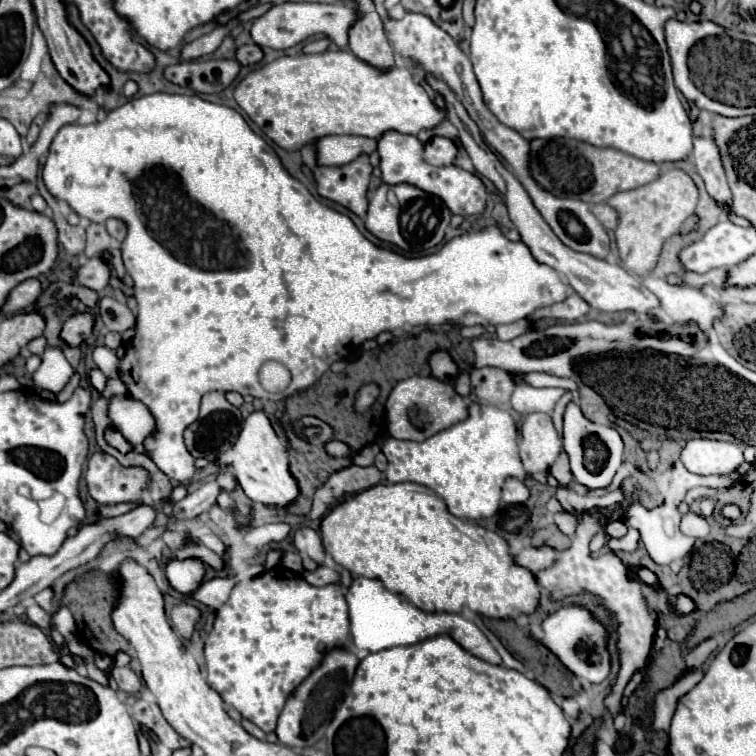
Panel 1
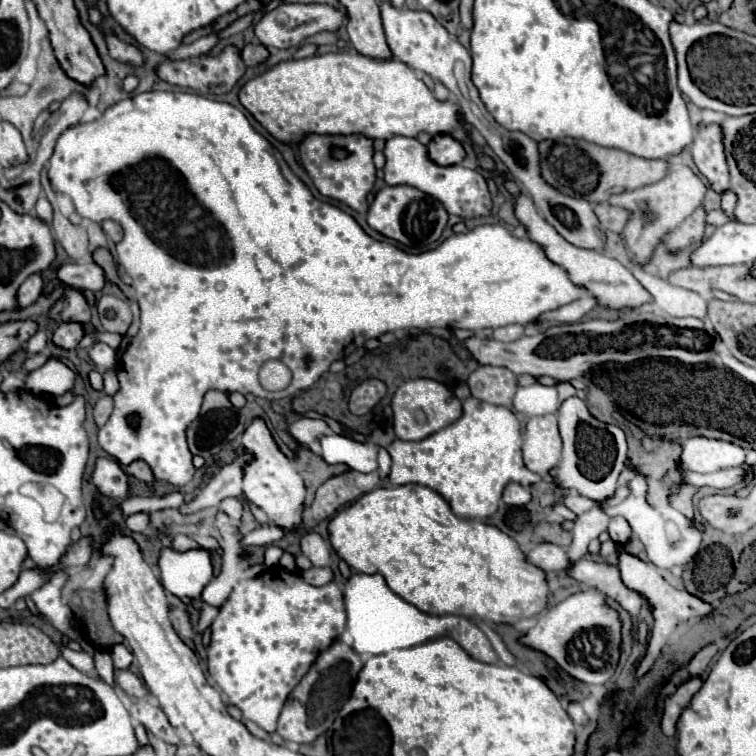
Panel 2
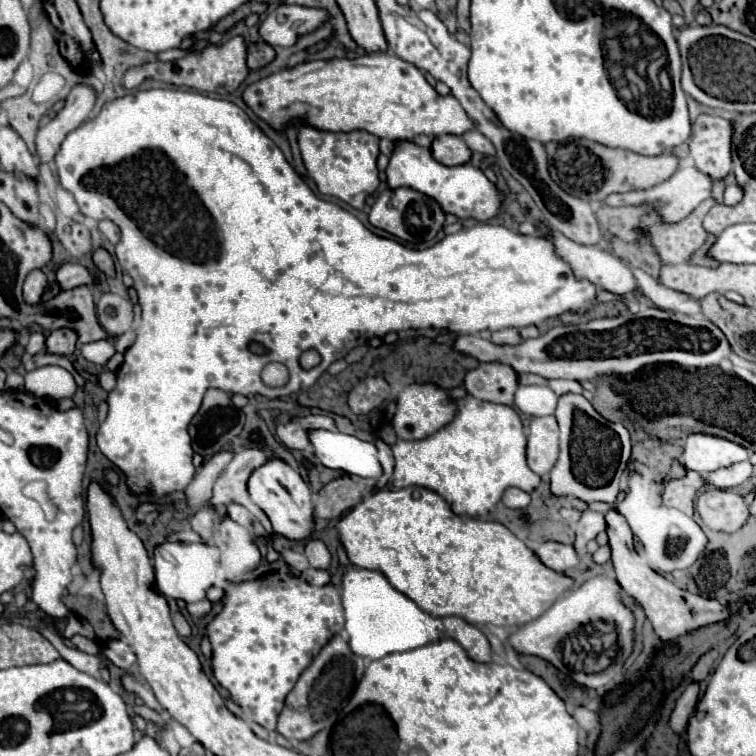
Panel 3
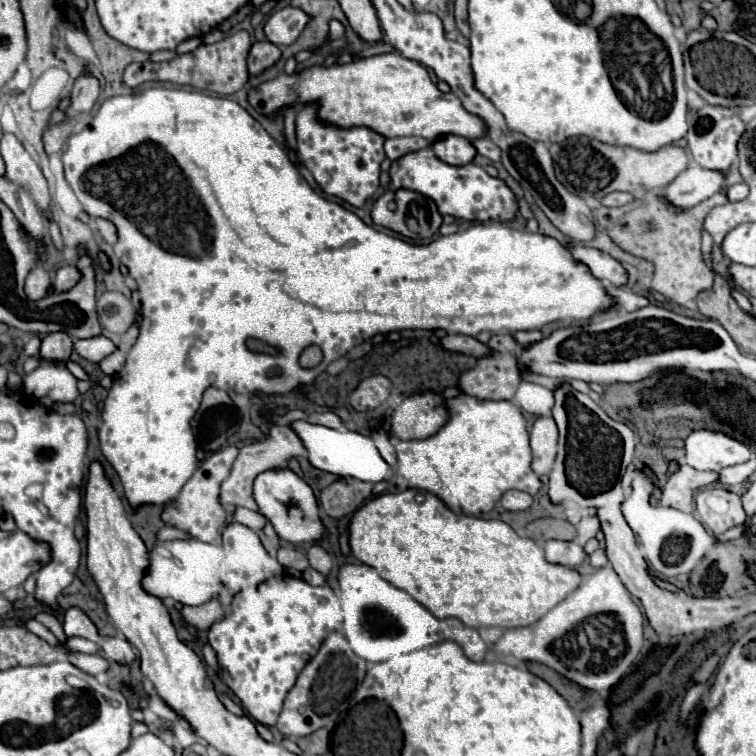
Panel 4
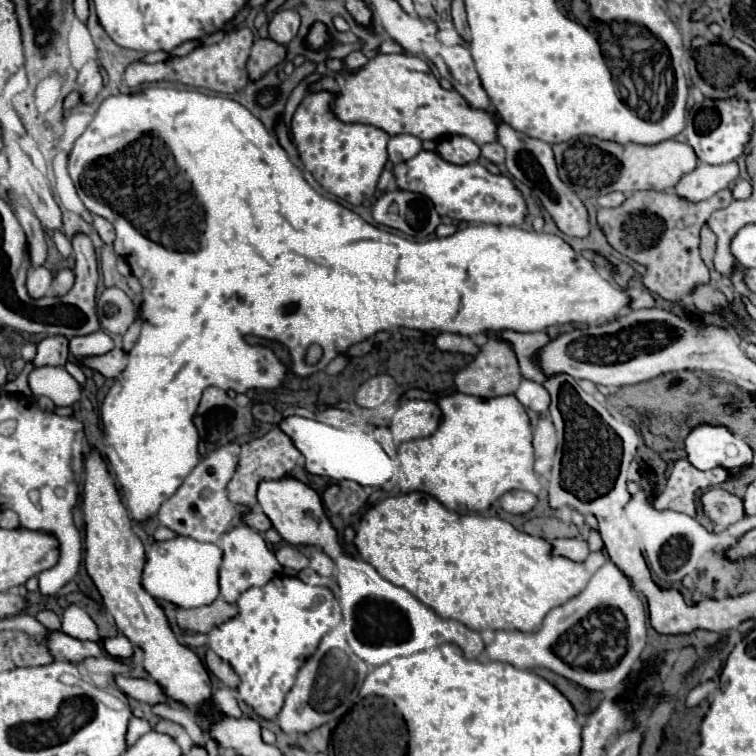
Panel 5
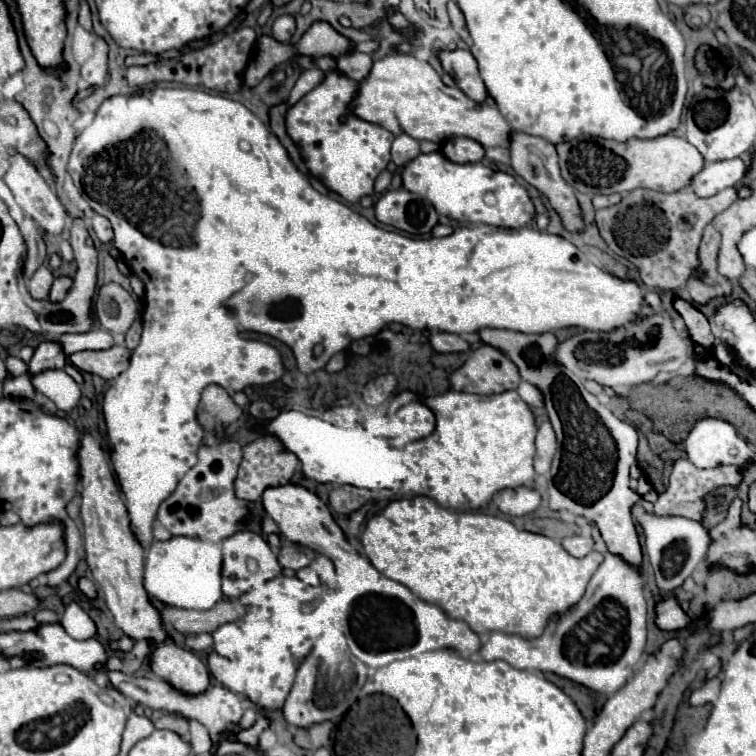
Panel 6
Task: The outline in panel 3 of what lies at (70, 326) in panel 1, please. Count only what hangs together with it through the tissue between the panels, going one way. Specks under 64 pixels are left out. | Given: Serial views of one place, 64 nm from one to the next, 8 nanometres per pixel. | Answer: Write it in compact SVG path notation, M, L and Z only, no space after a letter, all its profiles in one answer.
M70 328L54 330L46 336L46 352L50 354L60 354L60 356L70 356L76 348L76 332Z

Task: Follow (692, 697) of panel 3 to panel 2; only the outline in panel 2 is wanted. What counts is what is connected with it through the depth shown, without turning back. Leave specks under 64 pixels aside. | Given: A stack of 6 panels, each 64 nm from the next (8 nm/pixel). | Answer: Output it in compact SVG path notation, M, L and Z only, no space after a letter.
M690 678L686 684L682 684L674 696L666 698L664 704L664 716L662 716L662 730L666 734L678 734L676 732L676 722L680 718L680 712L690 704L692 696L700 690L702 680L700 678Z

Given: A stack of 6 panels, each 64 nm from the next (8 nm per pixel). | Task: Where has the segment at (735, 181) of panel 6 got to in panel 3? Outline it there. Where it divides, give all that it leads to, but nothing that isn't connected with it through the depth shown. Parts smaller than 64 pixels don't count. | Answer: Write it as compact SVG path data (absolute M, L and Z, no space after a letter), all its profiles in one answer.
M680 166L670 180L666 180L666 182L662 182L662 184L650 188L650 190L634 190L634 192L626 192L626 194L612 194L612 196L608 196L608 200L604 200L604 202L606 202L608 206L650 204L650 202L654 202L658 214L660 214L666 222L678 222L678 220L686 218L702 200L706 200L706 198L712 194L712 184L714 184L714 180L712 180L708 174L700 172L696 166Z

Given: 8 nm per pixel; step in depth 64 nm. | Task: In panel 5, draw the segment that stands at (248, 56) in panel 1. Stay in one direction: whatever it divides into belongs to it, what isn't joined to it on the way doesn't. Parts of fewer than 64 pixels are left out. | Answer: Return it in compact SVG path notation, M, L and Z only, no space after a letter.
M260 38L254 42L248 58L248 76L250 80L262 78L268 70L280 64L286 58L286 46L276 44L270 38Z

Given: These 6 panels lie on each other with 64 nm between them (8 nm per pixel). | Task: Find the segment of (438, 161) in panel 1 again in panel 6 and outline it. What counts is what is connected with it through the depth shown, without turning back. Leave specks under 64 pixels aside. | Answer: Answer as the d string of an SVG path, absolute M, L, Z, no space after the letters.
M450 138L448 142L442 144L442 154L452 162L466 164L466 162L480 162L486 150L472 138Z

